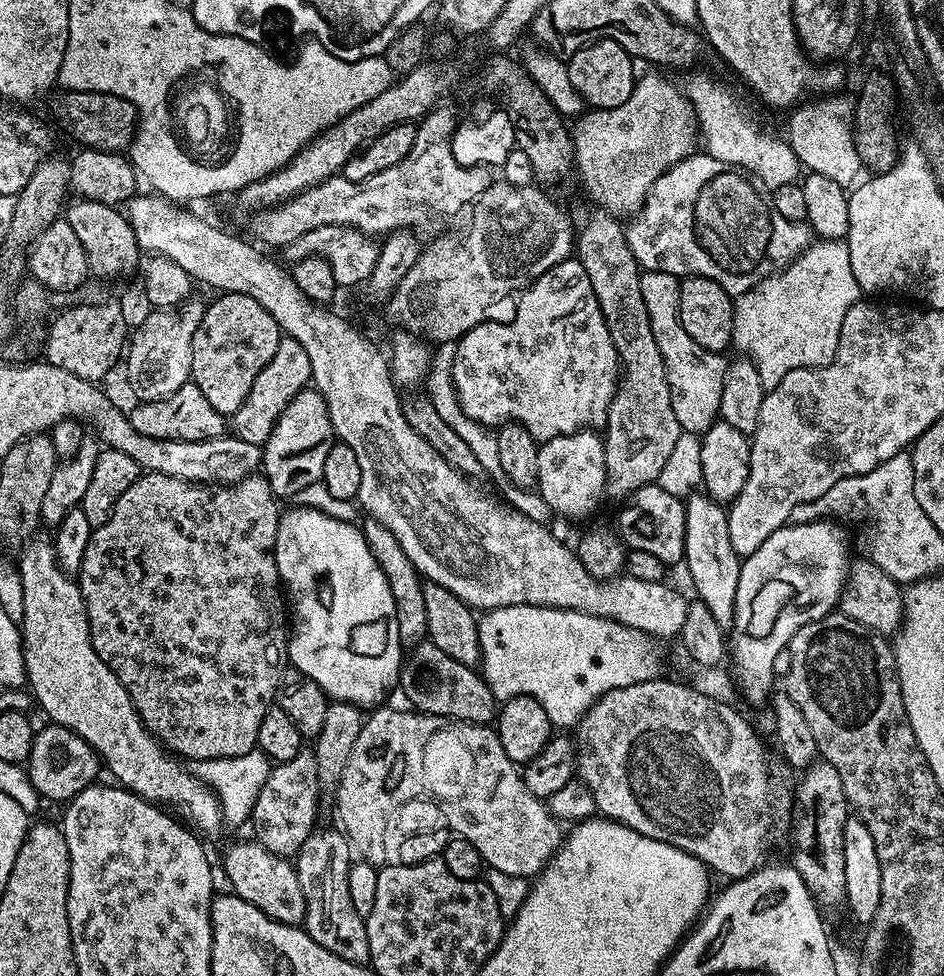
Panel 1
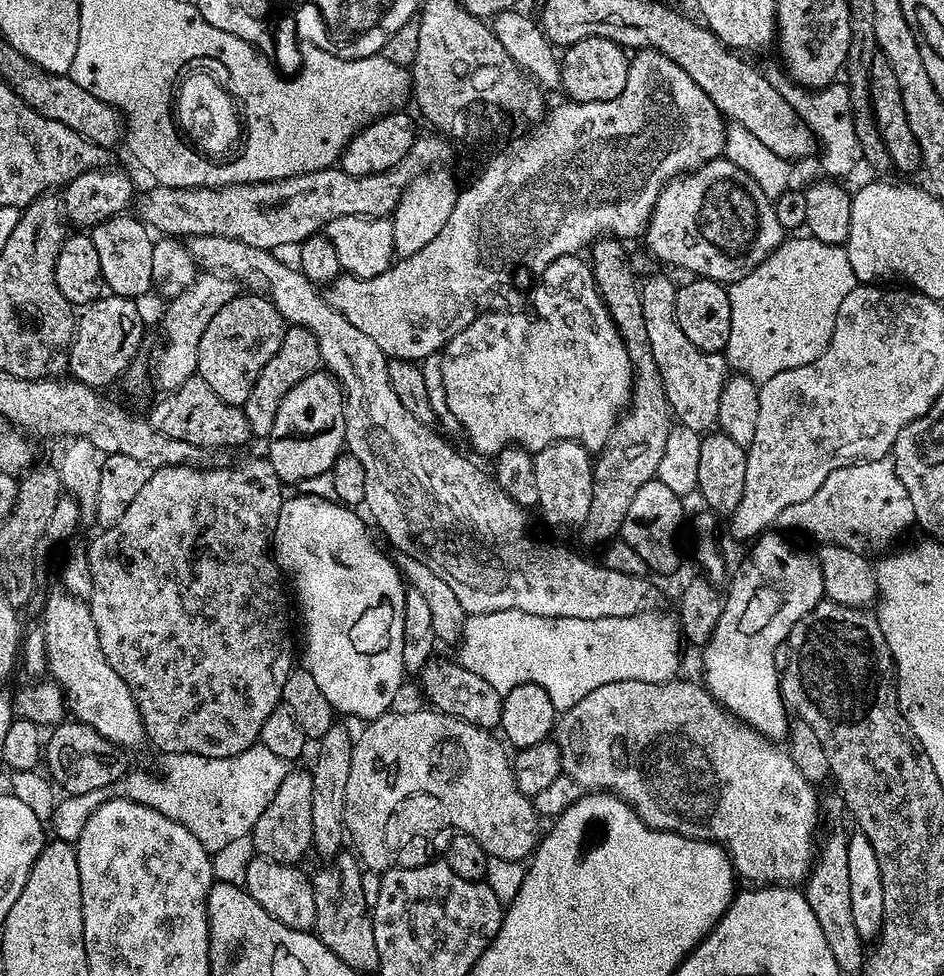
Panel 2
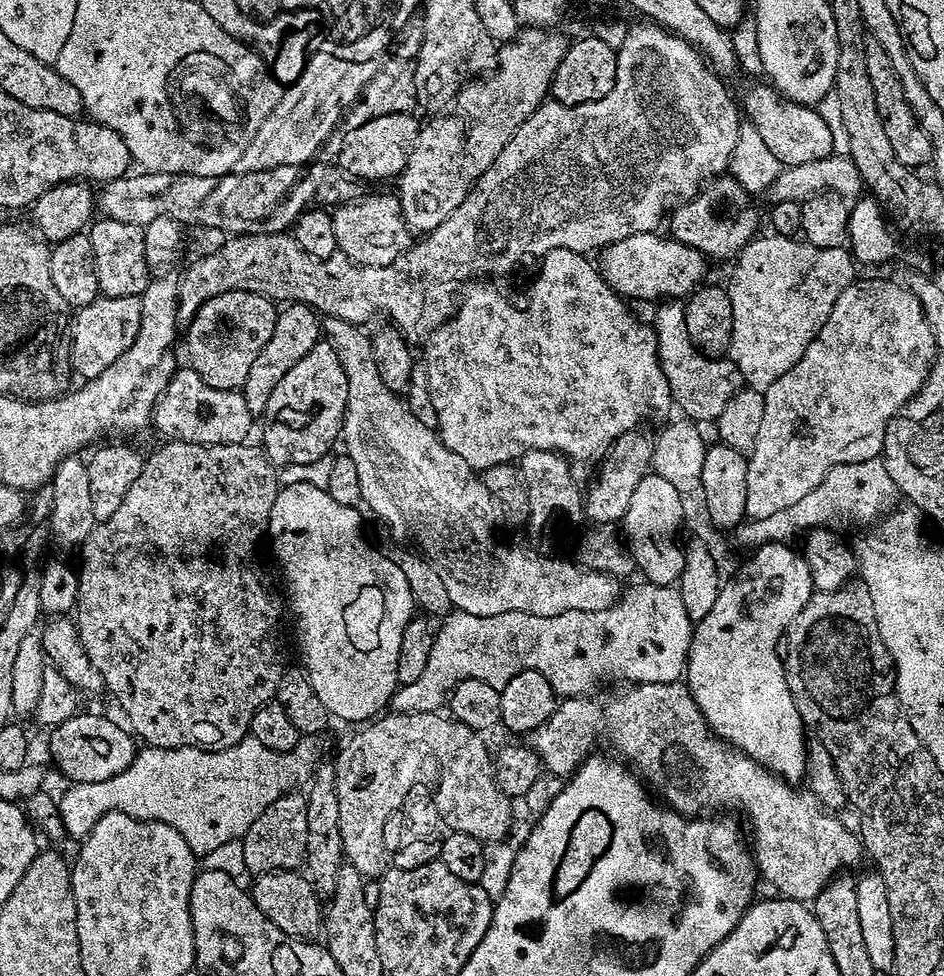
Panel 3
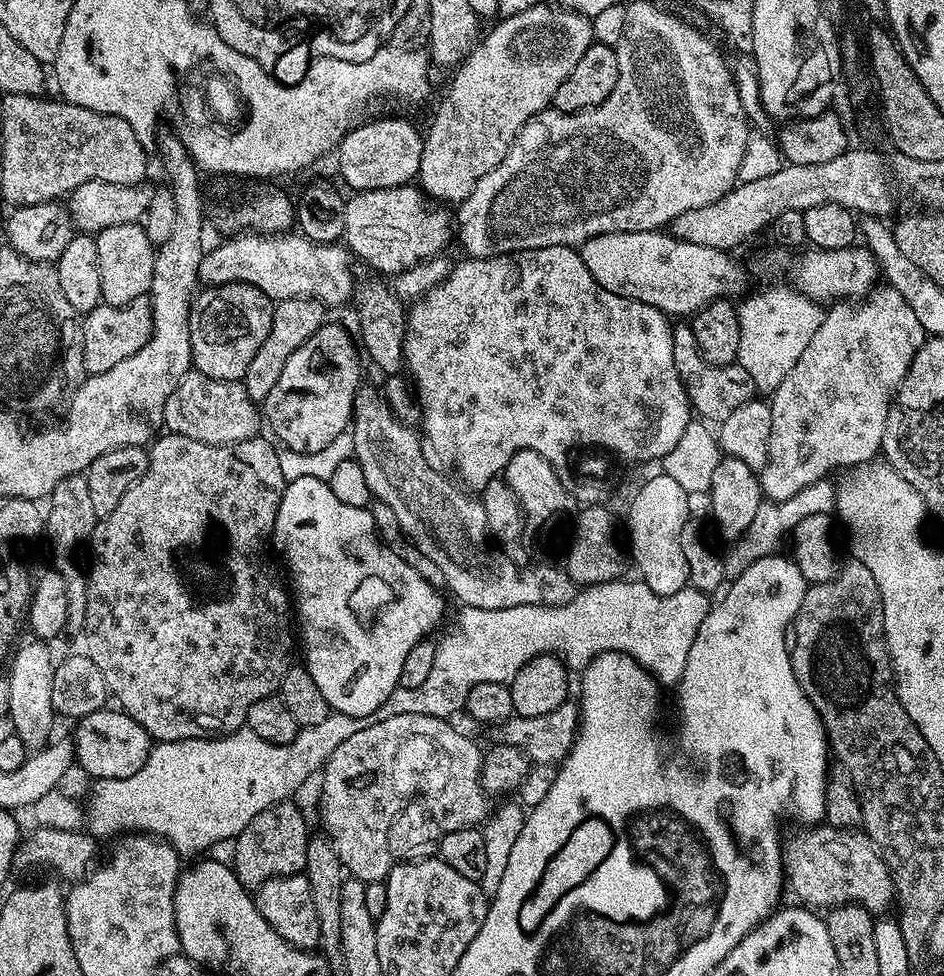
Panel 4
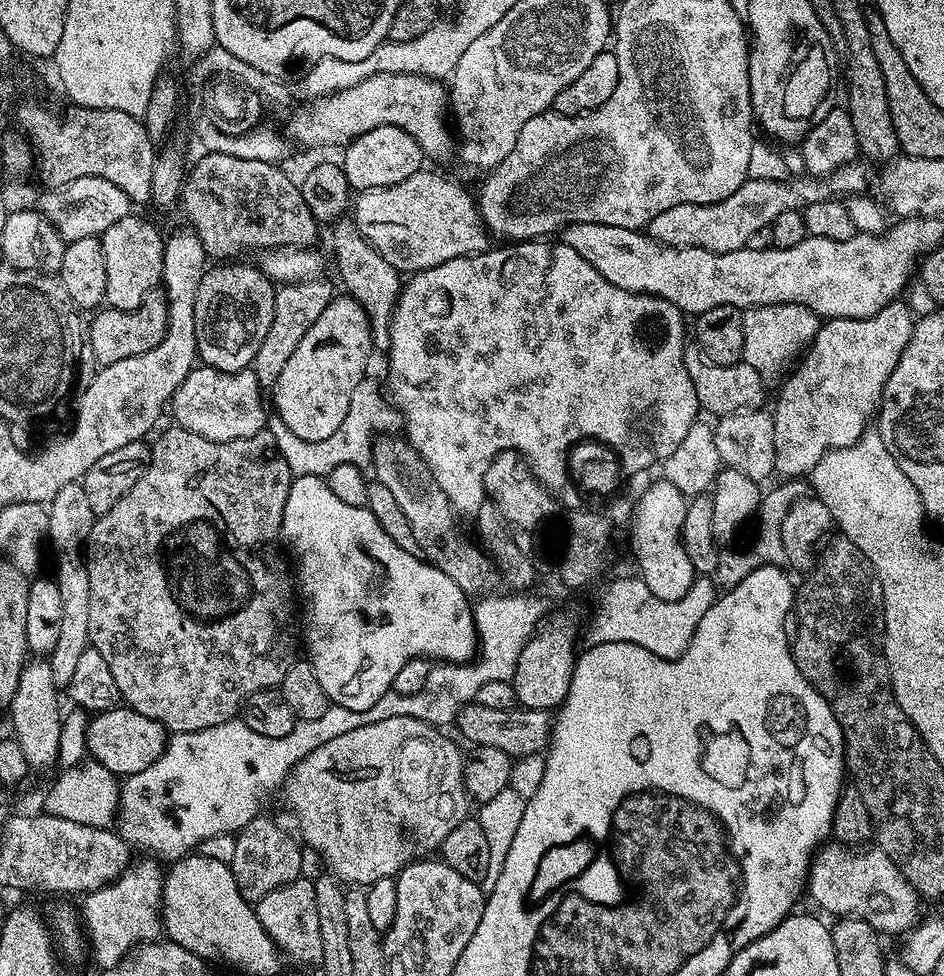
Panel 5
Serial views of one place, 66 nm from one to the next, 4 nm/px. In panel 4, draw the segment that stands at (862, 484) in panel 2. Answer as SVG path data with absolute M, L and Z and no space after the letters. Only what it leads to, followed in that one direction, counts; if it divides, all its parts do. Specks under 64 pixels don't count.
M826 478L819 480L810 486L804 487L798 494L794 494L793 497L788 499L778 501L763 499L750 525L747 526L738 539L731 541L726 546L728 547L727 550L724 550L727 557L734 556L735 573L740 575L758 558L773 555L779 549L777 547L782 538L785 539L792 529L796 528L802 518L809 517L810 514L831 513L835 509L837 491L835 485L831 485L829 482L830 480Z

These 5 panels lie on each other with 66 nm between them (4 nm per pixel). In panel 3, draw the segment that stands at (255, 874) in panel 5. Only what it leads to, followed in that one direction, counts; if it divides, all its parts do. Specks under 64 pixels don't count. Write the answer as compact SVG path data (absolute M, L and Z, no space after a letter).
M285 794L275 800L271 806L244 833L244 861L248 872L277 872L279 870L296 870L305 863L307 854L307 806L304 796Z

